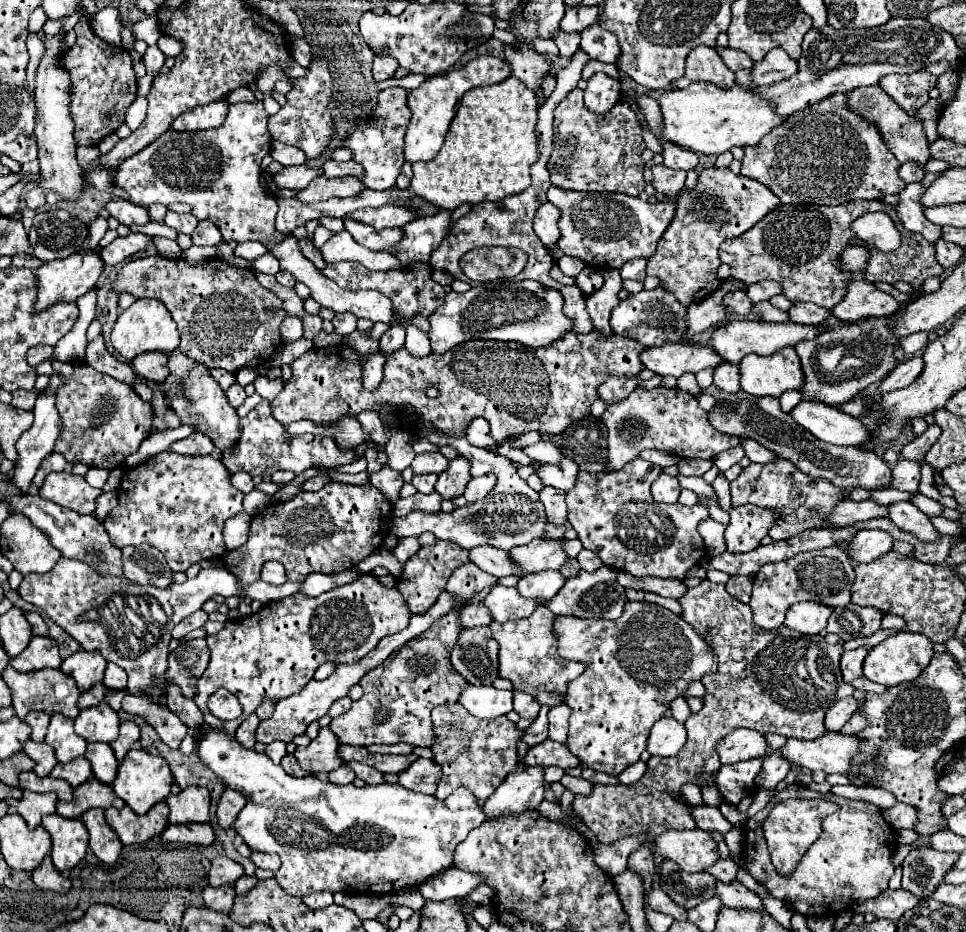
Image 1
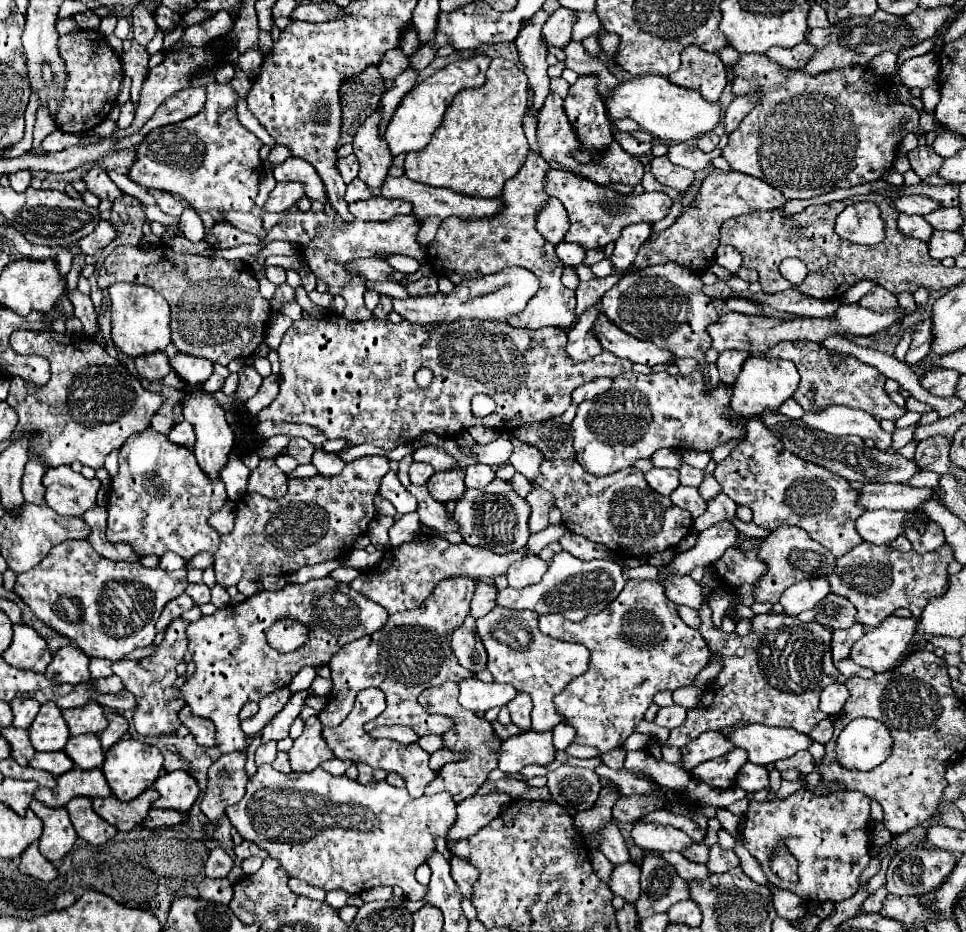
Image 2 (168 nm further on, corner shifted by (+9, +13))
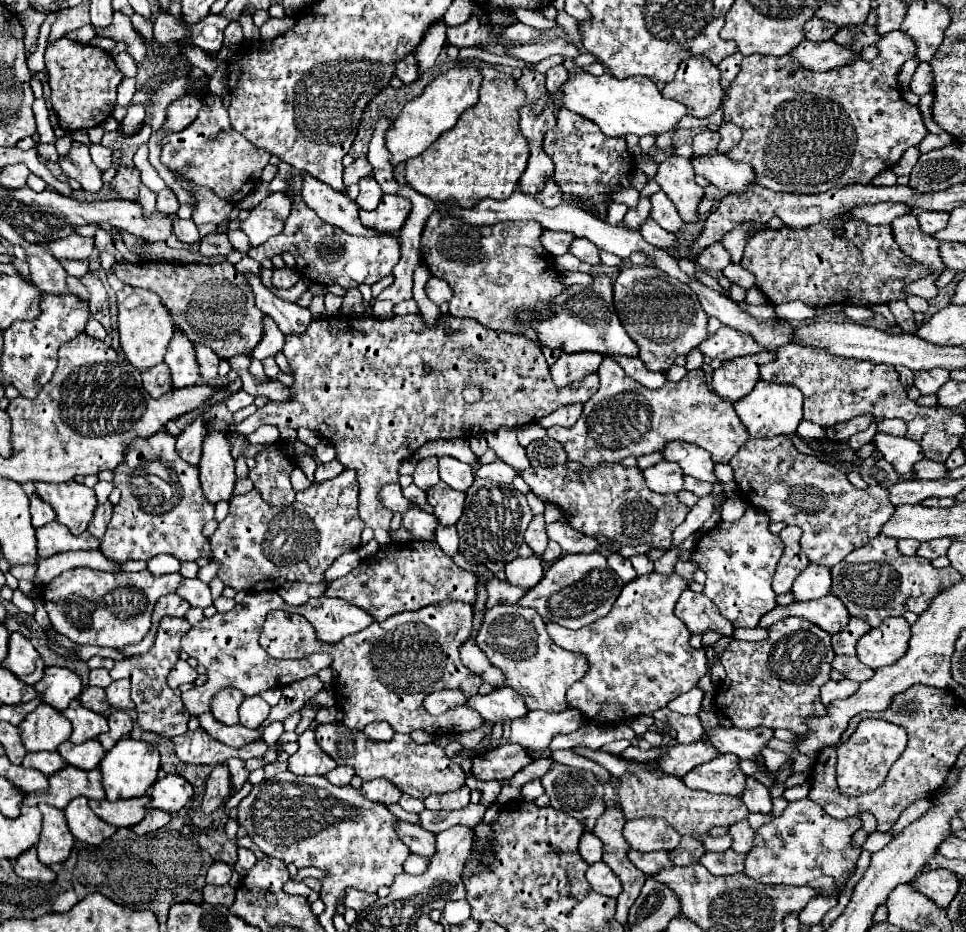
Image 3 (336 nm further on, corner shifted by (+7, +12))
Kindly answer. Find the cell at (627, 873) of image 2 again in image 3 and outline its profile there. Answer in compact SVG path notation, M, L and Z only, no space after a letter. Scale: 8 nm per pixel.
M595 862L589 866L589 870L585 872L587 882L593 886L595 892L605 894L605 896L613 896L617 898L621 894L621 880L613 874L613 870L609 870L609 866L605 862Z

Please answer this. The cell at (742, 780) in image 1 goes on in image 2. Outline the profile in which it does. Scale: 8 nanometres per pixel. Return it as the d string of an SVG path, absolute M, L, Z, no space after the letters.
M731 749L727 755L705 761L703 765L691 769L691 777L711 785L713 789L729 789L733 787L735 775L745 761L747 761L745 749Z

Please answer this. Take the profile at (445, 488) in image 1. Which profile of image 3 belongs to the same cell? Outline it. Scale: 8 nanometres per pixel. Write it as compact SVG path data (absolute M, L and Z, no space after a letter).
M437 482L435 486L431 486L427 490L427 498L441 524L451 526L459 520L459 516L463 512L463 502L465 502L463 492L453 490L445 482Z

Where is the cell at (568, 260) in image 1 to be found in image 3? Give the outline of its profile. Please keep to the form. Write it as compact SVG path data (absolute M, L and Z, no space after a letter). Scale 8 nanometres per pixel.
M575 238L573 244L569 246L569 252L573 256L577 256L581 262L589 262L589 264L599 264L599 248L593 246L593 242L585 240L585 238Z

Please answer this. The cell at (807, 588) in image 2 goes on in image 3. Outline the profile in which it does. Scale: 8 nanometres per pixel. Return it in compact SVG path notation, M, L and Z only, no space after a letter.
M811 562L811 566L807 566L797 576L797 580L793 582L791 592L793 592L795 602L819 600L819 598L827 596L831 592L831 574L829 574L829 570Z

